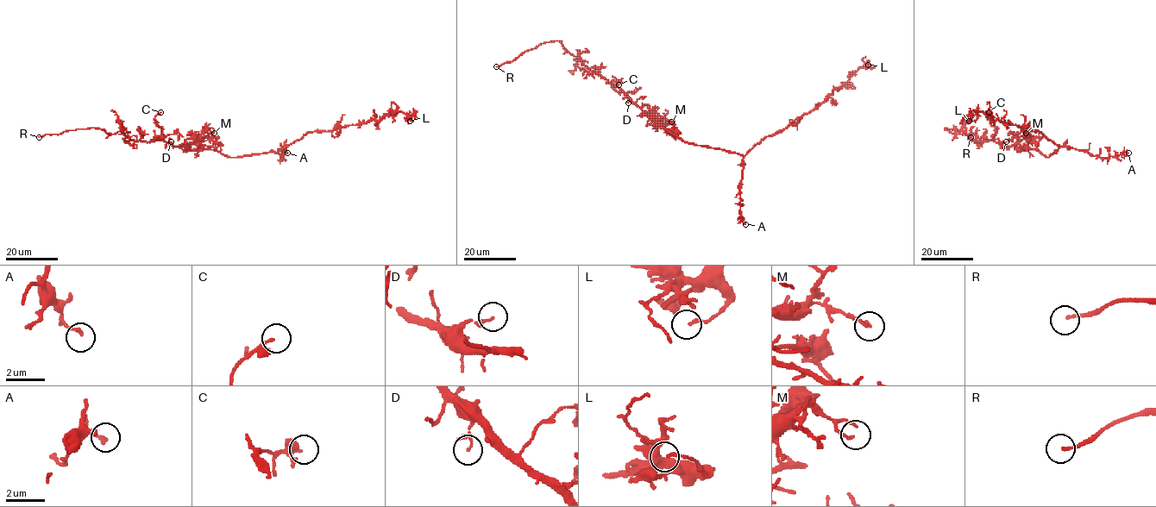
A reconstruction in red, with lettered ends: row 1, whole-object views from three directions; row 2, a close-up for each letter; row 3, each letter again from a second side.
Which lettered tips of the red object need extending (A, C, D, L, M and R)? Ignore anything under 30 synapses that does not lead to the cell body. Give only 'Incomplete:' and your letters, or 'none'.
Incomplete: R

